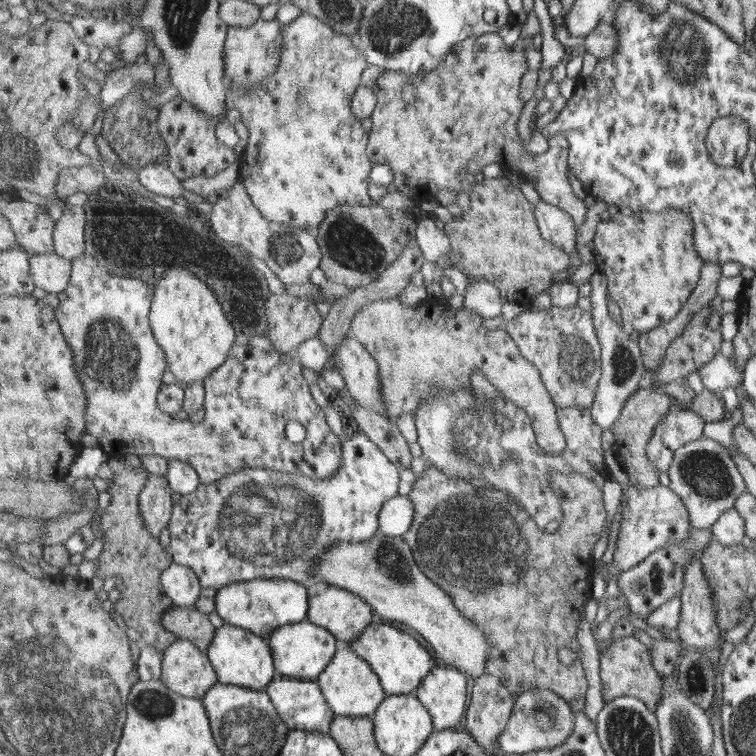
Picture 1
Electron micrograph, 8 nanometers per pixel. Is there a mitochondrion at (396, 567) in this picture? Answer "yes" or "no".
yes

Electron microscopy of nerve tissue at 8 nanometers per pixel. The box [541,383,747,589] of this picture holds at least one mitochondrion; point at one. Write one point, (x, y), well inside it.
(702, 471)

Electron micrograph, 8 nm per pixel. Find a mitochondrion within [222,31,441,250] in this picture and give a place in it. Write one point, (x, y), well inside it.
(293, 99)

